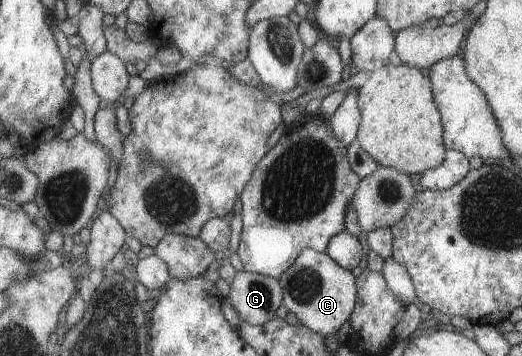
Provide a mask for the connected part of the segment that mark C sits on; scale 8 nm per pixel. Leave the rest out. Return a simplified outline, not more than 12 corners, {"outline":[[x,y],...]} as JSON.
{"outline":[[303,249],[278,277],[282,305],[327,337],[356,307],[355,279]]}

